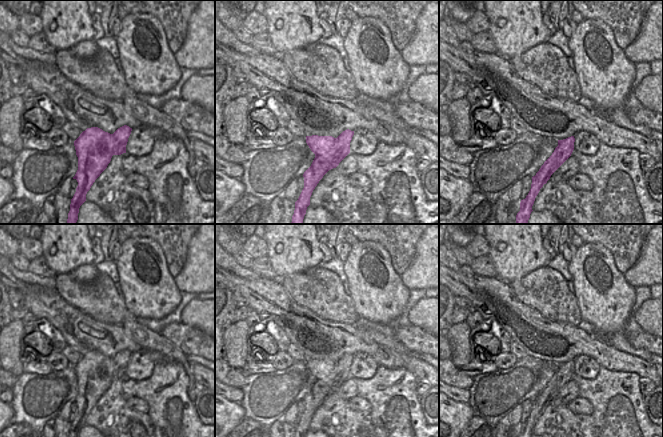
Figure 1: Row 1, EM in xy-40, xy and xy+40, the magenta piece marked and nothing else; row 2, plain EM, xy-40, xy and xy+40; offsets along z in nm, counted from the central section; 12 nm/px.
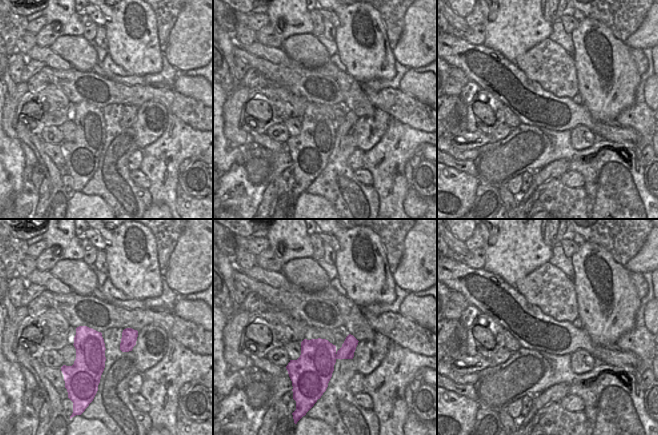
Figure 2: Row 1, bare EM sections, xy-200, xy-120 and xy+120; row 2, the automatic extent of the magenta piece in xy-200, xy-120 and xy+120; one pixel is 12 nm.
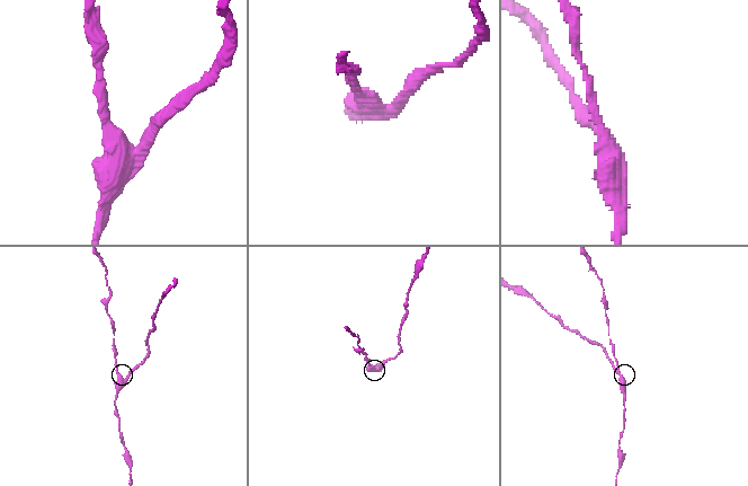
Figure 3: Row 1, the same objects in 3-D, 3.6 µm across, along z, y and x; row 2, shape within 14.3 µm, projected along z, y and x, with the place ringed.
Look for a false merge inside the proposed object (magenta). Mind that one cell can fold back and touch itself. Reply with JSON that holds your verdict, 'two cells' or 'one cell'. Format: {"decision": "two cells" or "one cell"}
{"decision": "two cells"}

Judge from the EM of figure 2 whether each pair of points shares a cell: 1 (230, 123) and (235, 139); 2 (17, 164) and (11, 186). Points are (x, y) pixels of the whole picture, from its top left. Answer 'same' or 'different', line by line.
1: same
2: same

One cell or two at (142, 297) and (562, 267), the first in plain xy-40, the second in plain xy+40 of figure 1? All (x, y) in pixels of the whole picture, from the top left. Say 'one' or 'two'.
two

